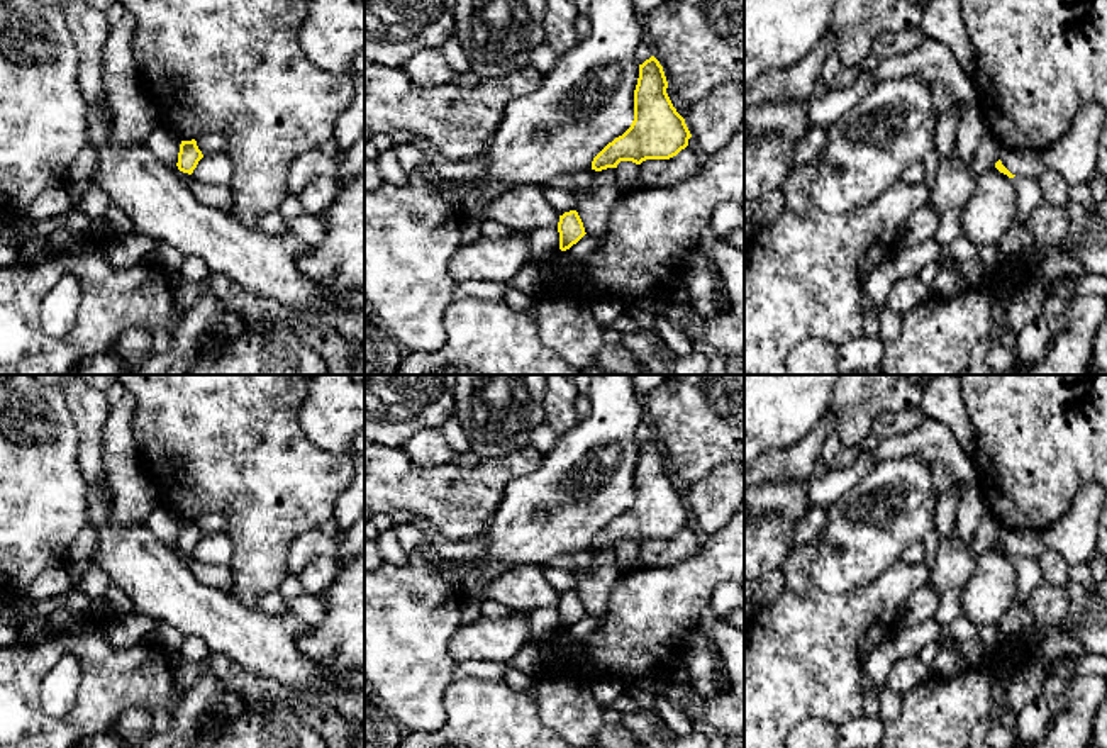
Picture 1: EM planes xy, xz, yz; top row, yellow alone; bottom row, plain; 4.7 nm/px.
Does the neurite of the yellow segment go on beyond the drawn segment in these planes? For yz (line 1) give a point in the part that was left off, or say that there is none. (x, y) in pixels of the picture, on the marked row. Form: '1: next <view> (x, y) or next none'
1: next none

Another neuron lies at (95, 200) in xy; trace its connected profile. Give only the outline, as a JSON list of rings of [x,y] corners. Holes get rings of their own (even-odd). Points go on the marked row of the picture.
[[[92,181],[80,202],[80,210],[90,219],[100,219],[105,215],[112,198],[108,193],[95,181]]]

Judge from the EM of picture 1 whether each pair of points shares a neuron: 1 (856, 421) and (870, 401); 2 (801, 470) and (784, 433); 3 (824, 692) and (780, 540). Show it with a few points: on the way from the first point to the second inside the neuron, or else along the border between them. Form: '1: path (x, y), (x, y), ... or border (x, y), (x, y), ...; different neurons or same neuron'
1: path (856, 416), (865, 406); same neuron
2: border (819, 421), (784, 450); different neurons
3: border (794, 548), (784, 560); different neurons

